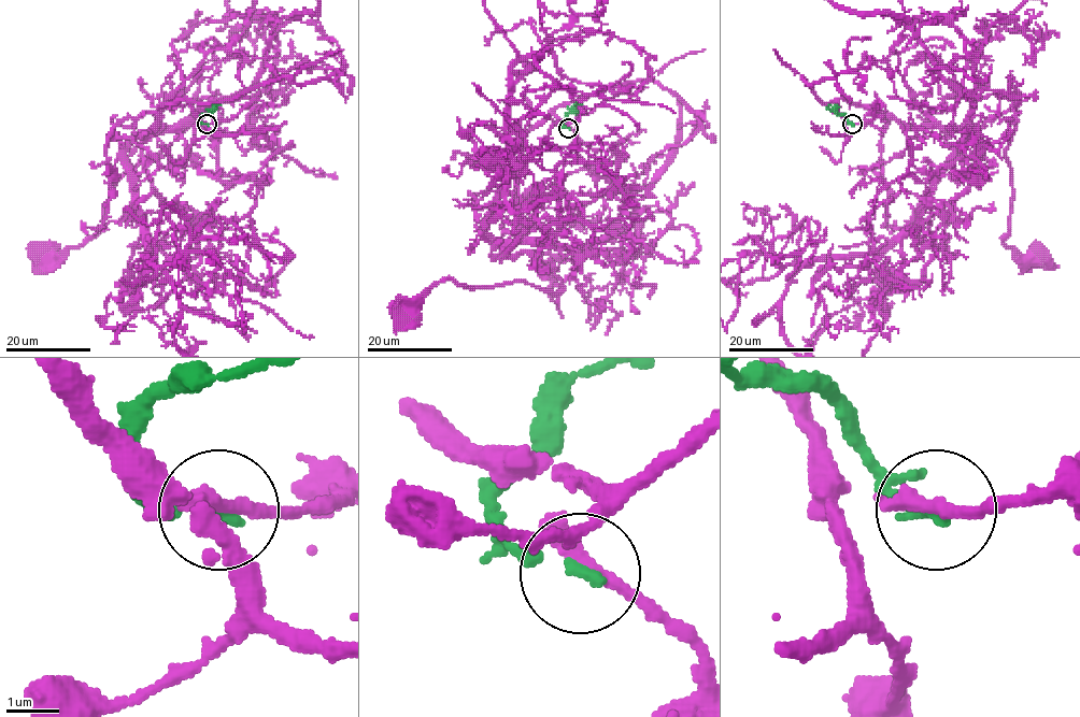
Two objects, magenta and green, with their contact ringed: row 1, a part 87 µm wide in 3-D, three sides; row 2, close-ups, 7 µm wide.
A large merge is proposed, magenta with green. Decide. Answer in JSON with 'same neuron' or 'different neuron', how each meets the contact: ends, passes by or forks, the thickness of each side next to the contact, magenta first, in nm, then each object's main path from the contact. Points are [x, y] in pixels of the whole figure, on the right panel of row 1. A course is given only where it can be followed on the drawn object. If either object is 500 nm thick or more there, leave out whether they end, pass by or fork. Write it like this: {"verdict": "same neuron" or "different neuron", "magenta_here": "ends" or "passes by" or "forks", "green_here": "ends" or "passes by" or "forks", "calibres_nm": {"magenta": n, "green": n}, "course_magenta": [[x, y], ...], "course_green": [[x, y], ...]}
{"verdict": "different neuron", "magenta_here": "ends", "green_here": "ends", "calibres_nm": {"magenta": 400, "green": 220}, "course_magenta": [[852, 124], [840, 99], [912, 125], [955, 128], [985, 125], [1014, 104], [1004, 243], [1040, 256]], "course_green": [[852, 124], [827, 104]]}

